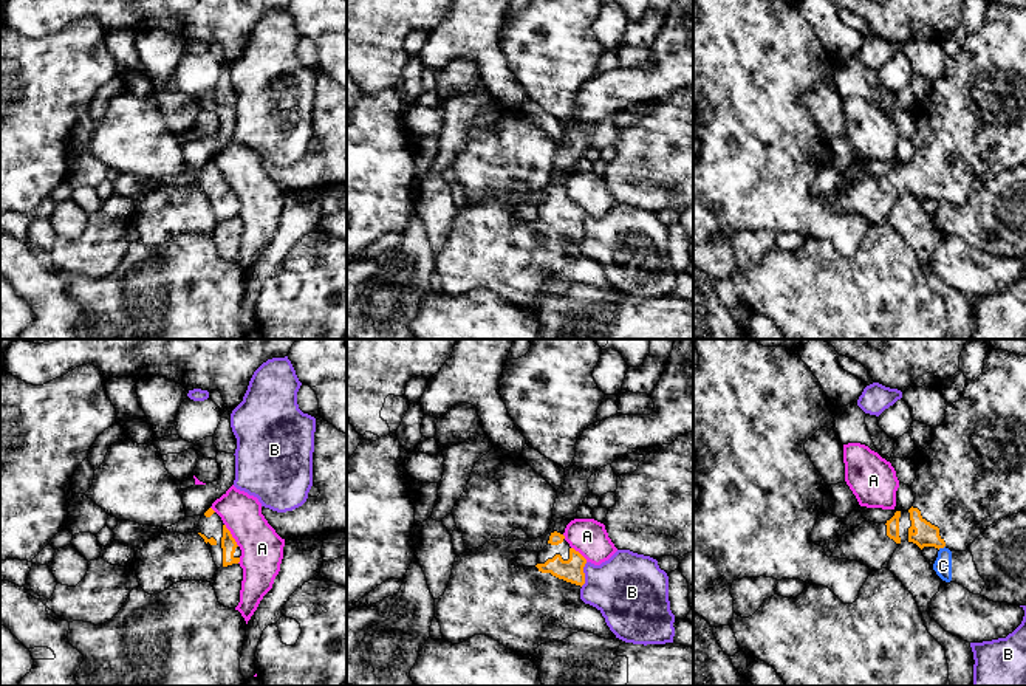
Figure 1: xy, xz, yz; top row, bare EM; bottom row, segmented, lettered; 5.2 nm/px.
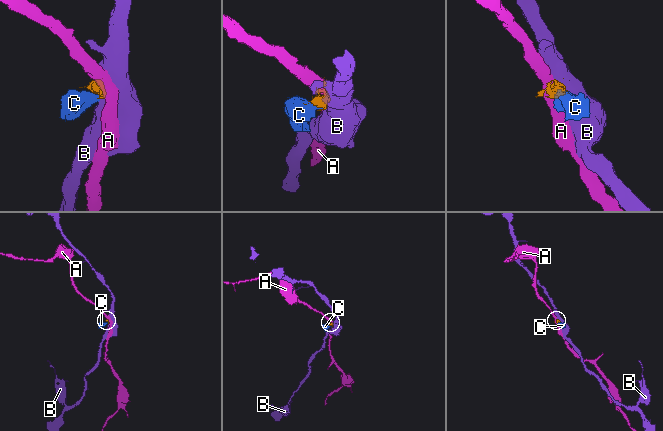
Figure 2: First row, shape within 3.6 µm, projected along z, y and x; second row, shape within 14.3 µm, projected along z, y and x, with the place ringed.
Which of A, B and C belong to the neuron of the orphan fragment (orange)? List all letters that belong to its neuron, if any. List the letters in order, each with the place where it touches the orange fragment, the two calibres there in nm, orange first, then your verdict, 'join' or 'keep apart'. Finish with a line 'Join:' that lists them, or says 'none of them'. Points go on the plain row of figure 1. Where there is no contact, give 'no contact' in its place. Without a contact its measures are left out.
A: xy (231, 188) | 80/220 nm | keep apart
B: xz (584, 228) | 120/380 nm | keep apart
C: yz (941, 200) | 130/100 nm | keep apart
Join: none of them

